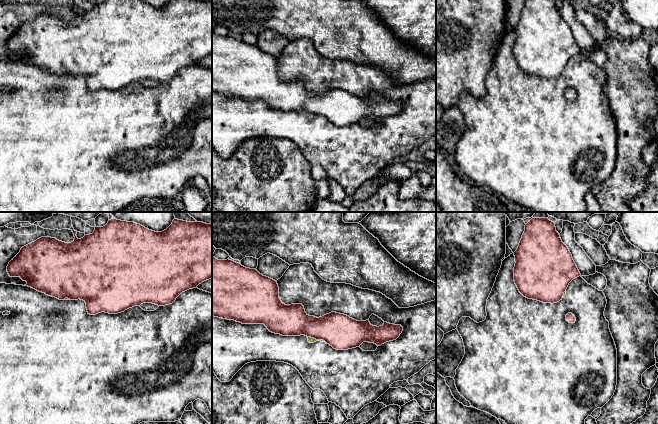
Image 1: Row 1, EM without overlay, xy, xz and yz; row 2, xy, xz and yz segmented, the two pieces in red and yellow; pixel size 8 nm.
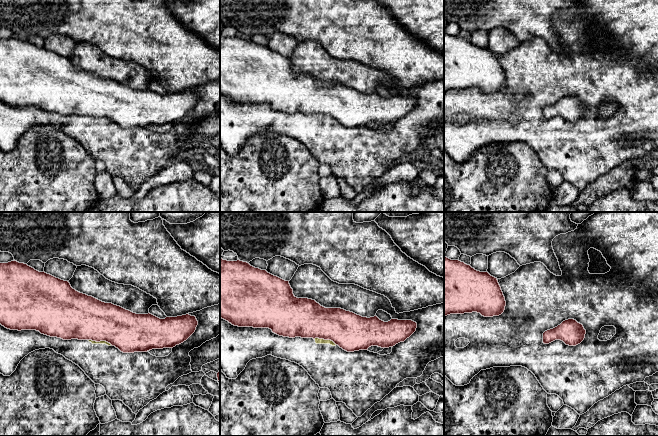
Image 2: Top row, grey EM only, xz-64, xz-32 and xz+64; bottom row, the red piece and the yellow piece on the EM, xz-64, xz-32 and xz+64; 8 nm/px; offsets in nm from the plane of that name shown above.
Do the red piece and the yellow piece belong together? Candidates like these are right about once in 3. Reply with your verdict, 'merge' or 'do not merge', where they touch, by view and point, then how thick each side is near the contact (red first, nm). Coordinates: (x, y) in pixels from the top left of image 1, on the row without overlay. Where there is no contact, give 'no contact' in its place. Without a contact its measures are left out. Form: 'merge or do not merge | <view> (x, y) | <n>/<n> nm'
do not merge | xz (317, 115) | 280/50 nm

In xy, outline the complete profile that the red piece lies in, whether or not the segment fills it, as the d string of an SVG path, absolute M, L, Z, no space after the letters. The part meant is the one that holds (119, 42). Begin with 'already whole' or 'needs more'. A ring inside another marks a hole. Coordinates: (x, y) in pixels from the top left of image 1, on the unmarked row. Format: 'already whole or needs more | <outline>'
already whole | M106 0L103 3L95 3L92 10L85 11L78 15L77 7L72 7L74 17L65 19L51 13L41 13L36 17L21 24L20 28L9 38L7 48L10 53L20 53L27 60L24 62L31 63L48 72L55 73L59 76L68 74L70 76L83 76L86 79L87 88L90 91L96 91L101 88L109 90L118 90L134 82L140 82L143 79L152 79L158 82L172 80L176 74L189 65L196 64L202 58L212 54L212 0L171 0L162 8L155 8L145 4L140 0Z

